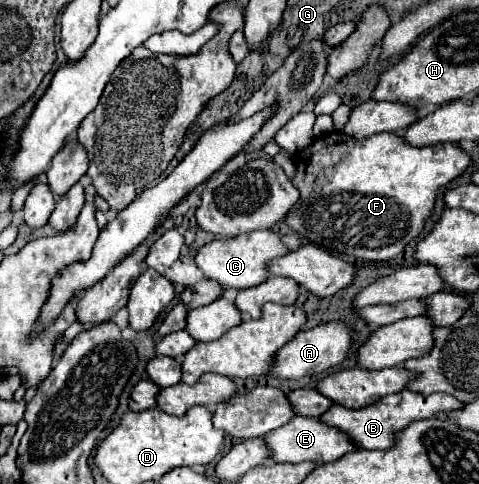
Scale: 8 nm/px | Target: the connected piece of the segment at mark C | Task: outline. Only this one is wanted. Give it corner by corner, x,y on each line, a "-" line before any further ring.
255,230
243,236
227,238
227,240
213,240
205,244
197,254
195,254
195,266
203,272
205,278
215,280
217,284
223,284
223,290
243,290
251,288
255,284
261,284
267,280
267,262
287,254
289,248
281,244
281,236
271,232
271,230

